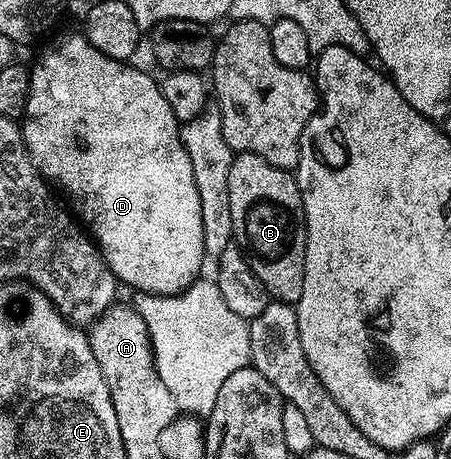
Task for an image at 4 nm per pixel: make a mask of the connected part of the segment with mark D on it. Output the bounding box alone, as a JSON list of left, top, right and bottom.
[21,31,205,297]

